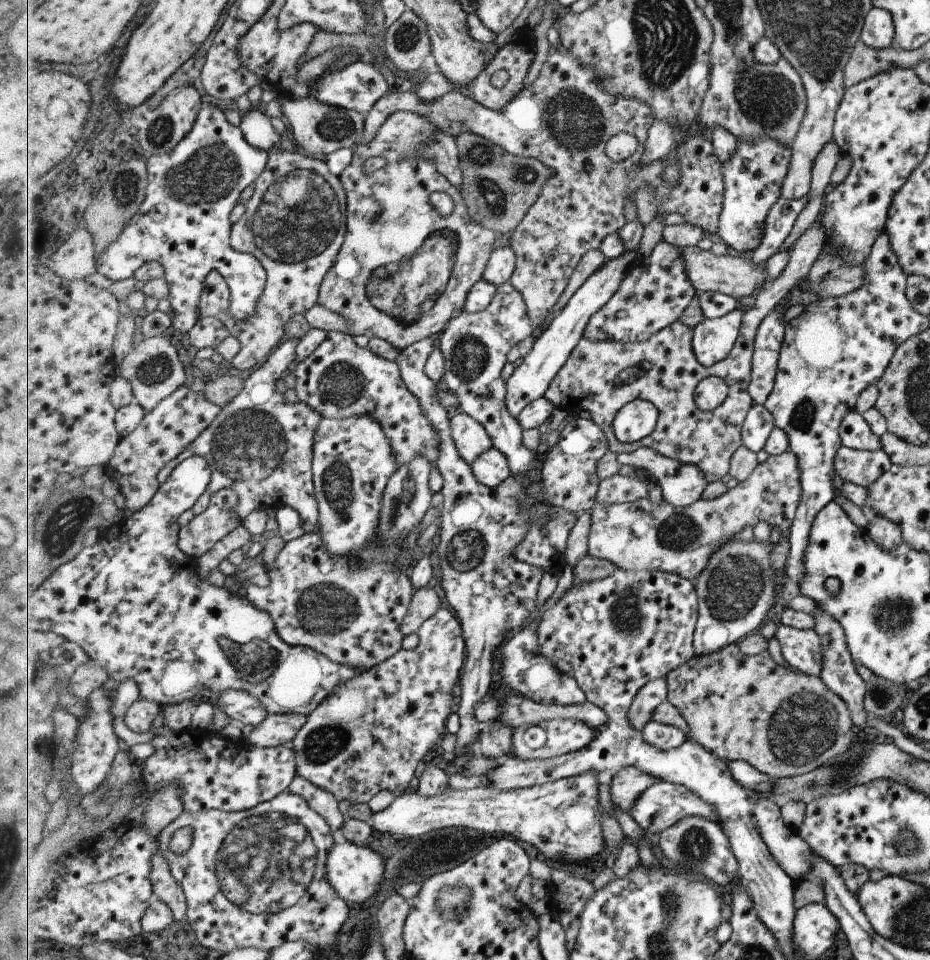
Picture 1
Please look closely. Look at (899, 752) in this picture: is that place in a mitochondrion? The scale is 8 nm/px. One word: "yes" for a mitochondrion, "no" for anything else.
no

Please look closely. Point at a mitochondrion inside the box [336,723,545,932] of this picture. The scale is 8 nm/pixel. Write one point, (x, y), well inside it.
(449, 907)

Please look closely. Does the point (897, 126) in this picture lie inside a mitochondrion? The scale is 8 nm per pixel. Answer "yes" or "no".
no

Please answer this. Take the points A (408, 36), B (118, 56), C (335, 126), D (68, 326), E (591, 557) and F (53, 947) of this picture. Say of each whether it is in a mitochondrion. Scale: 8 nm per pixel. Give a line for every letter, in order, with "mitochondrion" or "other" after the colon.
A: mitochondrion
B: other
C: mitochondrion
D: other
E: other
F: other

